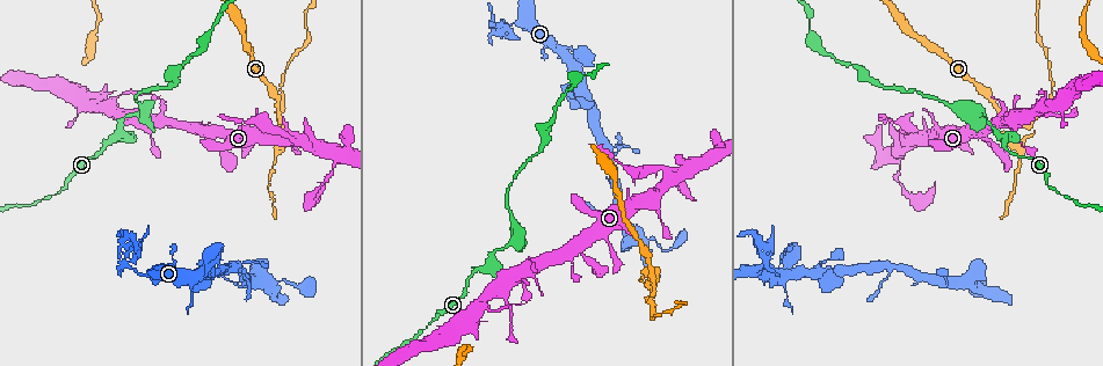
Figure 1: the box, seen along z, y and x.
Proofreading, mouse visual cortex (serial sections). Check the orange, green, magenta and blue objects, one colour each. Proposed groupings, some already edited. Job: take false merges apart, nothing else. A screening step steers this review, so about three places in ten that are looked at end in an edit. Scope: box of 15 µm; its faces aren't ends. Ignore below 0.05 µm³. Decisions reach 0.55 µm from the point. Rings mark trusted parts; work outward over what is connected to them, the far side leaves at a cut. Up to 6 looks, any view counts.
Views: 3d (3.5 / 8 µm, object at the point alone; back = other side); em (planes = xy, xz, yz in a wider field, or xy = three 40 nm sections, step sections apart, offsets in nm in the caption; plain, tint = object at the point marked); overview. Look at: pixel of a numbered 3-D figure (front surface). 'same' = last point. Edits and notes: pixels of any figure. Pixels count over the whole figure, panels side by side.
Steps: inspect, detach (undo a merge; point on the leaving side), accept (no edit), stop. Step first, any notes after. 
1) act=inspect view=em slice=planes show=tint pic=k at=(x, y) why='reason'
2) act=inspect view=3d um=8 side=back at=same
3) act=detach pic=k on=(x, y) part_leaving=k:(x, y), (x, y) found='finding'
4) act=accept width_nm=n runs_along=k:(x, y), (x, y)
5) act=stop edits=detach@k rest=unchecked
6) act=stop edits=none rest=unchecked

act=inspect view=3d um=8 side=back pic=1 at=(297, 143) why='sharp bend'

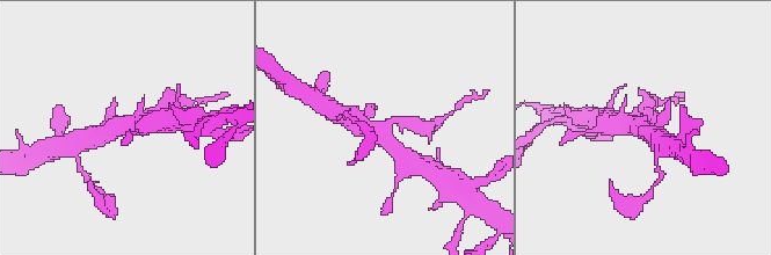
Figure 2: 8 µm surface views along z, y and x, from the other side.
act=inspect view=em slice=xy step=5 show=tint pic=2 at=(386, 130) arms=3 arm_widths_nm=250,600,600 why='need the tissue'

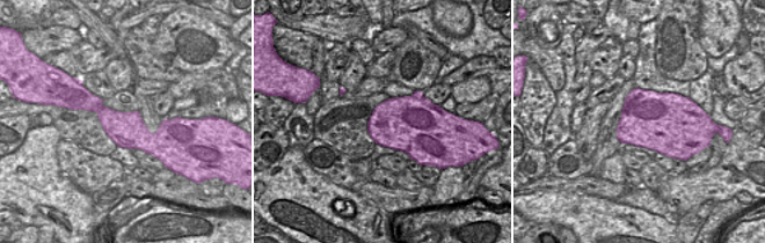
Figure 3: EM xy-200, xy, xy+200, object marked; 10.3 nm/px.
act=detach pic=2 on=(417, 122) part_leaving=2:(397, 122), (416, 126), (438, 122) found='a second cell is stuck on'

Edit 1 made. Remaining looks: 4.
act=inspect view=overview

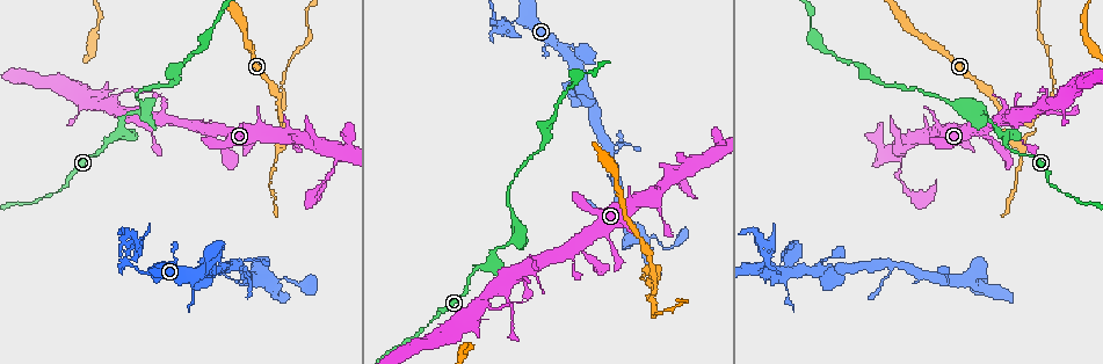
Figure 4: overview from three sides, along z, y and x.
act=inspect view=3d um=3.5 pic=4 at=(974, 281) why='arms run side by side'

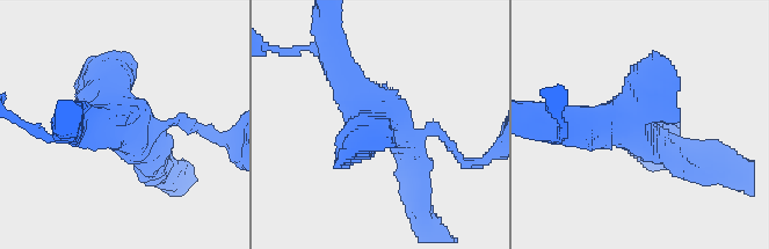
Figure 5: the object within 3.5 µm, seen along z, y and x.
act=inspect view=em slice=xy step=1 show=tint pic=5 at=(632, 133)

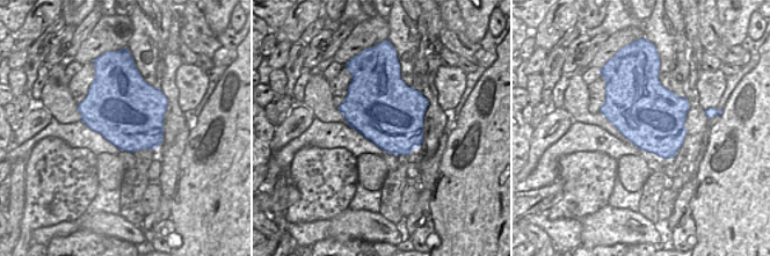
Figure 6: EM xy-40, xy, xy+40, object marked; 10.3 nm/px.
act=accept runs_along=5:(335, 70), (413, 153), (413, 180) found='all the same cell'

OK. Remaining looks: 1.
act=stop edits=detach@2 rest=unchecked

